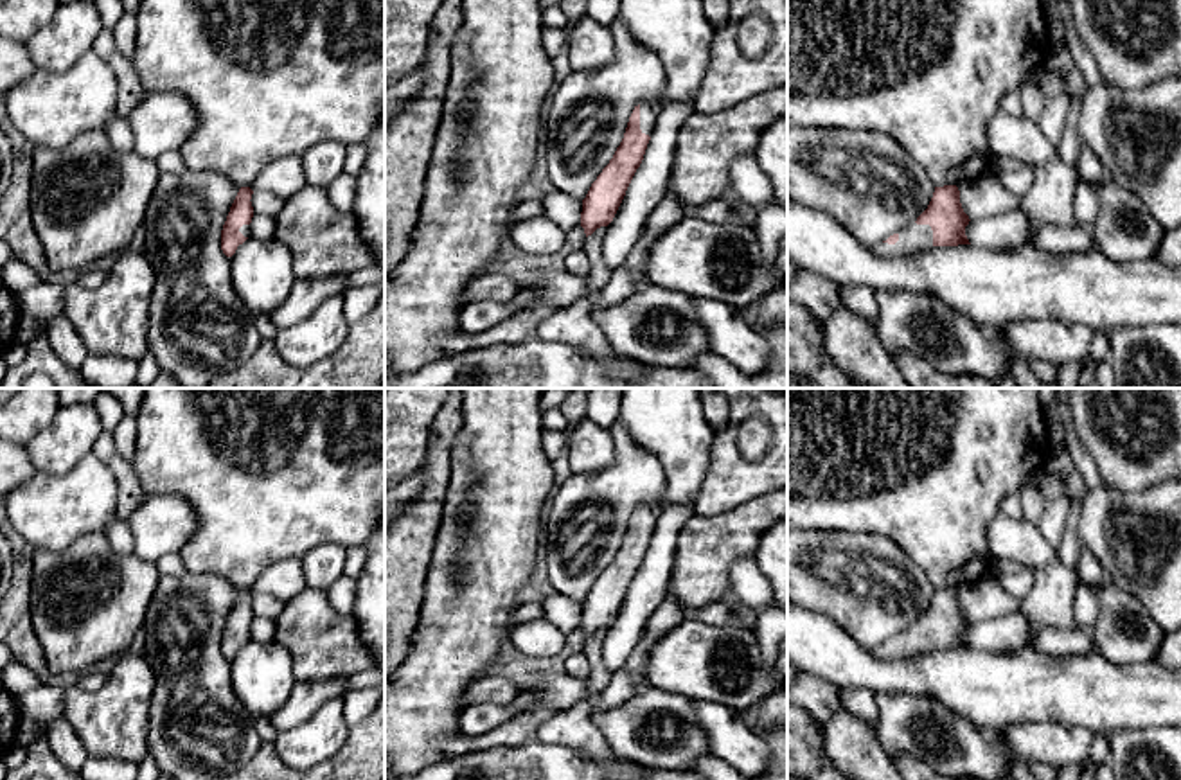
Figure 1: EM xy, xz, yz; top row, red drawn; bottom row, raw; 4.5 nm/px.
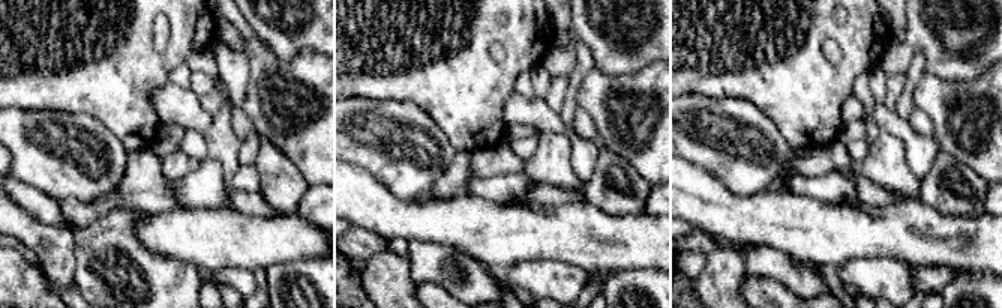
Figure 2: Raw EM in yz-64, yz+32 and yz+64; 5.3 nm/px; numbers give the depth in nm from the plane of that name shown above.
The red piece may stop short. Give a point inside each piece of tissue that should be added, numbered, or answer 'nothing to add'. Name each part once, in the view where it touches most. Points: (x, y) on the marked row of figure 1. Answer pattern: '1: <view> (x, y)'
1: xz (648, 114)

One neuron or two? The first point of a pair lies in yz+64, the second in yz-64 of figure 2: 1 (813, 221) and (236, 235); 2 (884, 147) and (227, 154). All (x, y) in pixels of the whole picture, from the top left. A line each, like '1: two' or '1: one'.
1: one
2: one

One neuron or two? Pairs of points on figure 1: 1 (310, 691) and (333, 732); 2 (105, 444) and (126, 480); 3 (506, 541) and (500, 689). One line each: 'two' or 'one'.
1: two
2: one
3: two

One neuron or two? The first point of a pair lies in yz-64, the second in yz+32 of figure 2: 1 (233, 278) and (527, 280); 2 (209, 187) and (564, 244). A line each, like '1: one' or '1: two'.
1: one
2: two

